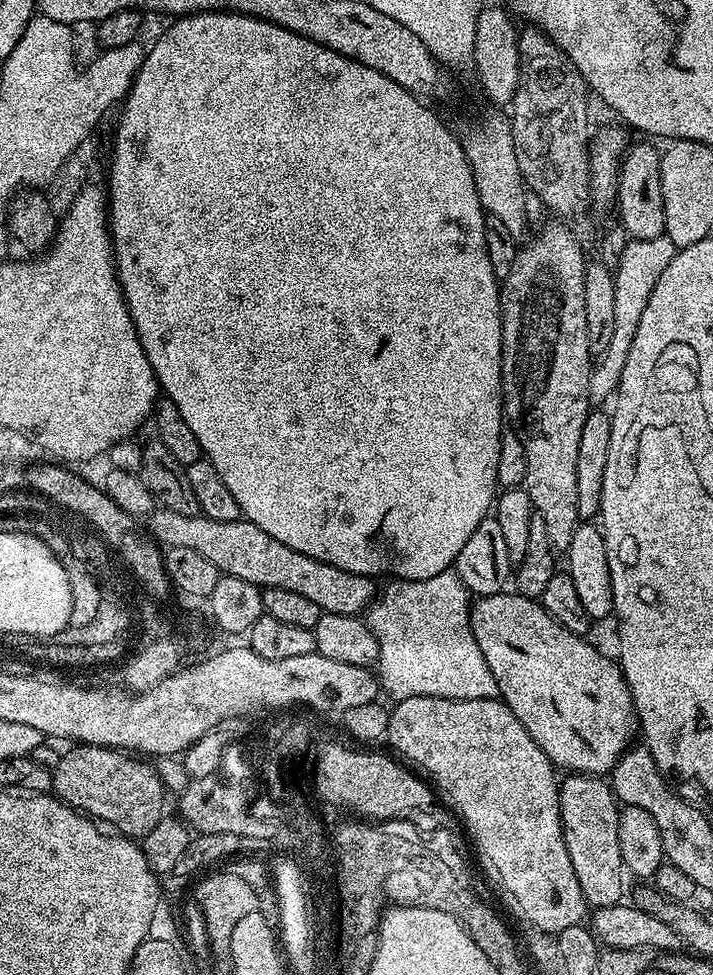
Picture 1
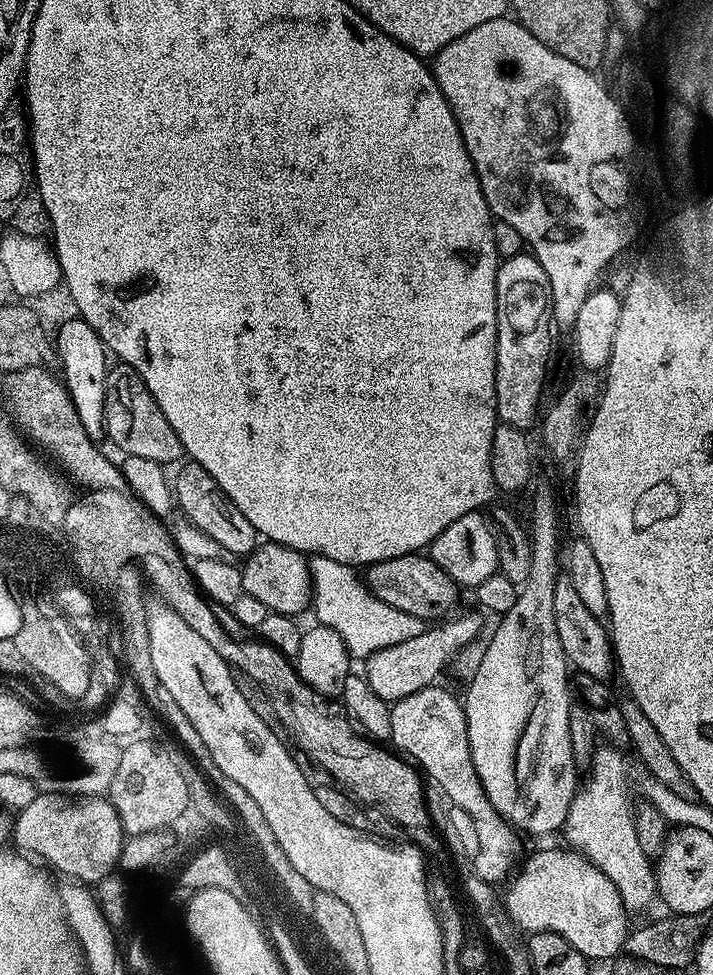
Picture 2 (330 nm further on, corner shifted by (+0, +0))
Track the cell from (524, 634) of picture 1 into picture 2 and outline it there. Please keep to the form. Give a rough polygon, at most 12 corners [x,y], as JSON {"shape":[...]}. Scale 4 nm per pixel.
{"shape":[[428,554],[369,564],[374,595],[425,622],[455,609],[458,586]]}

